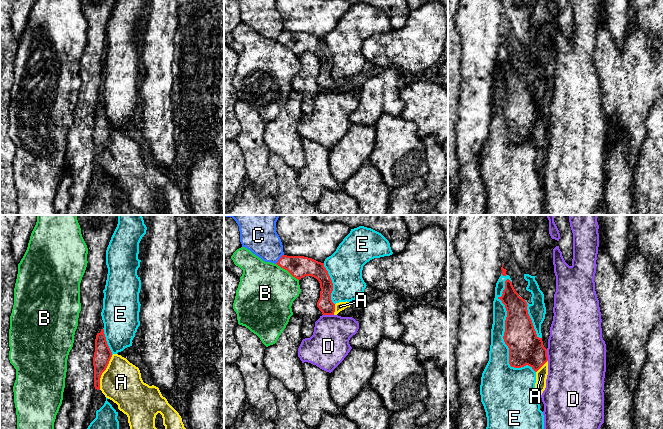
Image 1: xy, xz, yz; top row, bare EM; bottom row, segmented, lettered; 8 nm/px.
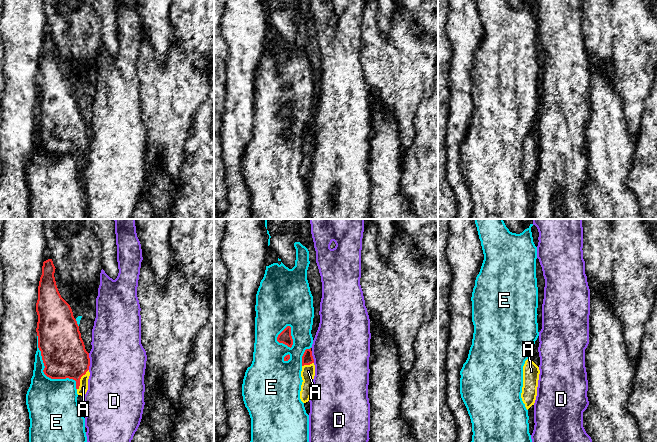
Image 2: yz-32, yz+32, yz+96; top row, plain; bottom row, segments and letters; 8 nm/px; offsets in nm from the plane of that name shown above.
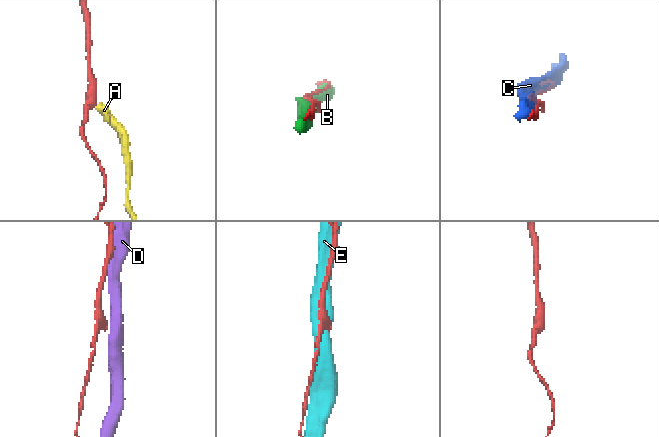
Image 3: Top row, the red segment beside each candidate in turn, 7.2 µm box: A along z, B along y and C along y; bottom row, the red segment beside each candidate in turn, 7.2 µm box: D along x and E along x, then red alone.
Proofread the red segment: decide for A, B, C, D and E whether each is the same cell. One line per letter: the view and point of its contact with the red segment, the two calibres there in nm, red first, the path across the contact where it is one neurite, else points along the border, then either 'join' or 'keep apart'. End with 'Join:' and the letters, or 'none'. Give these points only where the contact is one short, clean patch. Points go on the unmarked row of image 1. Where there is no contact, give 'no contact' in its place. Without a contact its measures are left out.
A: contact xy (103, 147); calibres 140 and 320 nm; way xy (102, 131), (103, 147), (110, 147), (121, 158); join
B: contact xz (287, 46); calibres 180 and 460 nm; keep apart
C: contact xz (279, 35); calibres 180 and 260 nm; keep apart
D: contact yz (546, 131); calibres 280 and 460 nm; keep apart
E: contact yz (504, 110); calibres 280 and 170 nm; keep apart
Join: A

